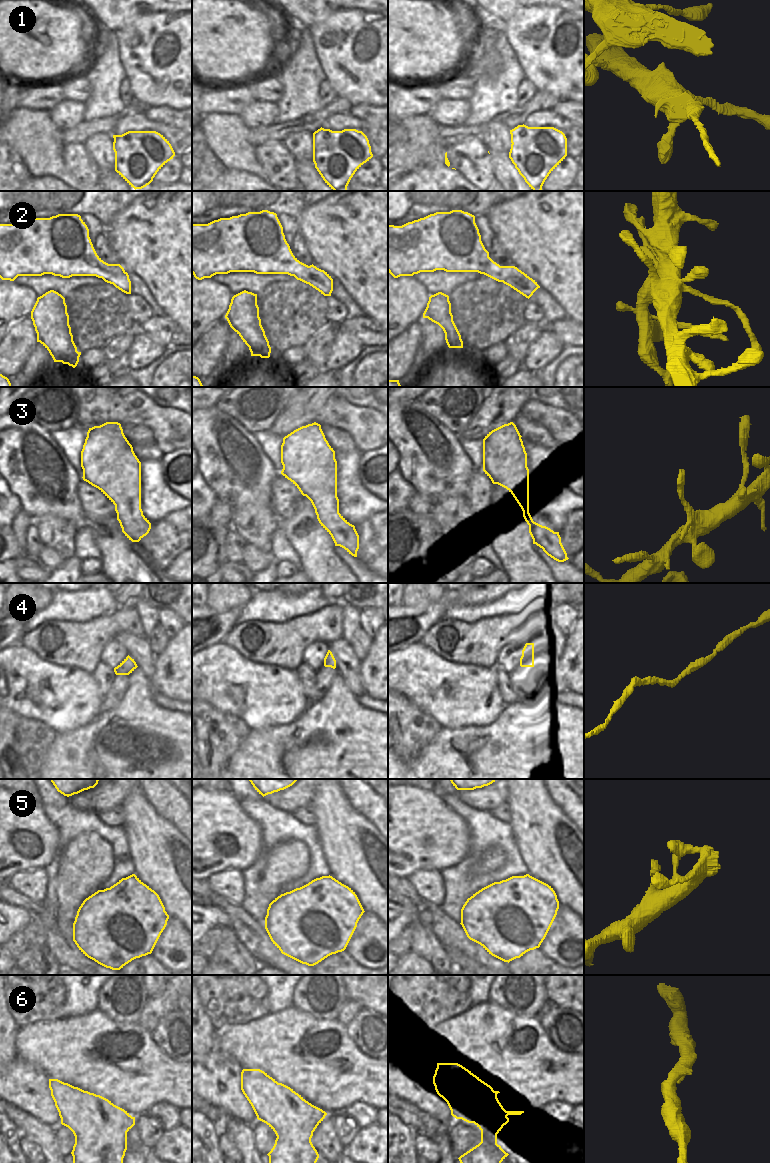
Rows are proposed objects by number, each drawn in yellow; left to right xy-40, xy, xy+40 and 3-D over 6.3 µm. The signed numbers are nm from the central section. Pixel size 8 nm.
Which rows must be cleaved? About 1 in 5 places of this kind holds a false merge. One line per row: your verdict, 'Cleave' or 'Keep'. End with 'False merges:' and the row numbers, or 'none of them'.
1: Cleave
2: Cleave
3: Keep
4: Keep
5: Keep
6: Keep
False merges: 1, 2

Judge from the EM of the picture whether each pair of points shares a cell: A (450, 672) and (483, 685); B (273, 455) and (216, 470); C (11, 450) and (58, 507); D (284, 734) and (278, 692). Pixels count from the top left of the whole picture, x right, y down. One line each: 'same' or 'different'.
A: same
B: different
C: same
D: different

